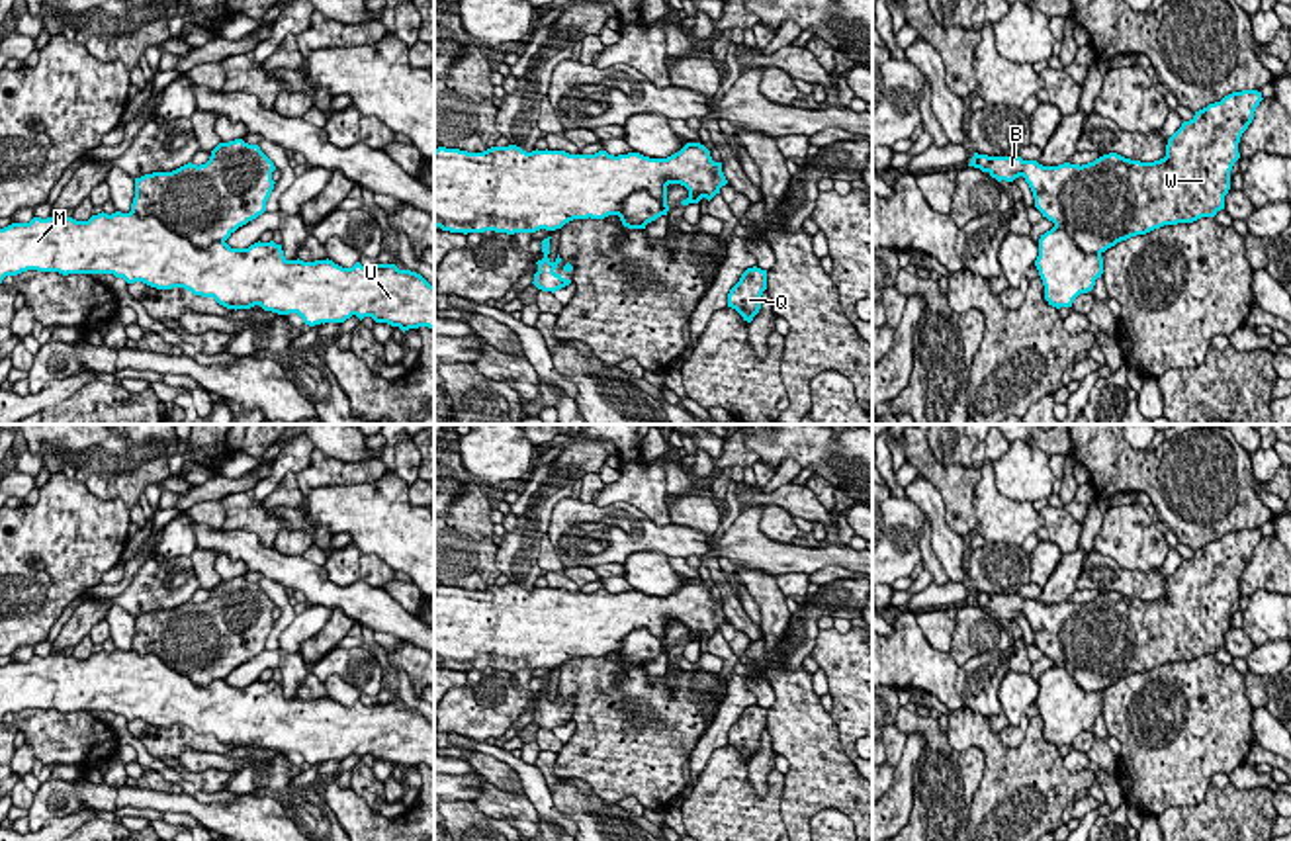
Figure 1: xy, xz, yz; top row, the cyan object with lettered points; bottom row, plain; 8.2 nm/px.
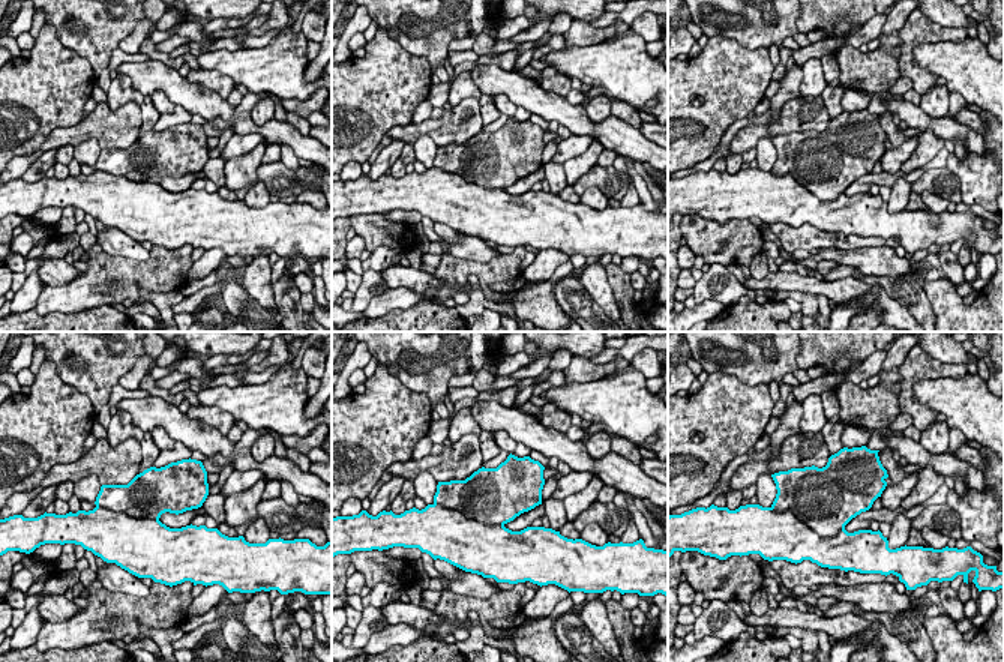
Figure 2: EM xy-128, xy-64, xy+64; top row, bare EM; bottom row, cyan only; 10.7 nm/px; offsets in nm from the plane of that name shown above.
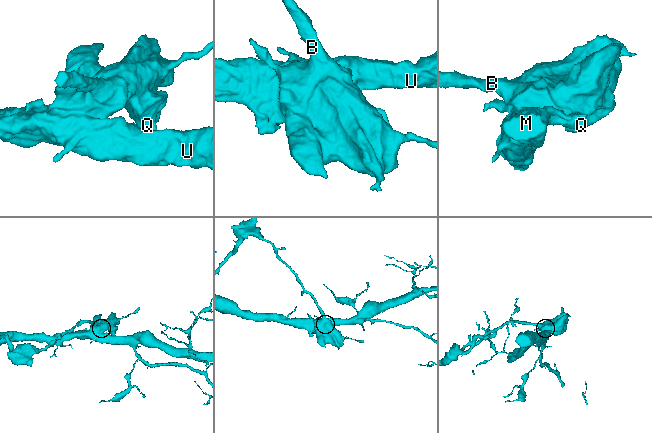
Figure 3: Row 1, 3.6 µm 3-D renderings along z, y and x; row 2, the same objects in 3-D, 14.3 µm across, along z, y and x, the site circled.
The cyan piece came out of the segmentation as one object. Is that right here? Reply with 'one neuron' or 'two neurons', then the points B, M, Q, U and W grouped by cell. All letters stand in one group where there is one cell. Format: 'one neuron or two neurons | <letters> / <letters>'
two neurons | B Q W / M U

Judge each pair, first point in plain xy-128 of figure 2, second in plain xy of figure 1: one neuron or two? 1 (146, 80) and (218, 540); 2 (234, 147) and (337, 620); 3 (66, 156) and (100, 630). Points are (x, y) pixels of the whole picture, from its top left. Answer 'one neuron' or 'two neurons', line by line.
1: one neuron
2: two neurons
3: one neuron

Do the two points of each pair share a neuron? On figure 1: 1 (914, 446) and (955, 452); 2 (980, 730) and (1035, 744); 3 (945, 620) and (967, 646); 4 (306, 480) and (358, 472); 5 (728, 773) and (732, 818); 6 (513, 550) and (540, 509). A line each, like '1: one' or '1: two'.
1: two
2: one
3: two
4: one
5: one
6: one

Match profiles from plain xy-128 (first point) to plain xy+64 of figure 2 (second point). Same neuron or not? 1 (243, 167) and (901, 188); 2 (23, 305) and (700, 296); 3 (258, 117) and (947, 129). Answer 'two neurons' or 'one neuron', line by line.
1: two neurons
2: one neuron
3: two neurons

